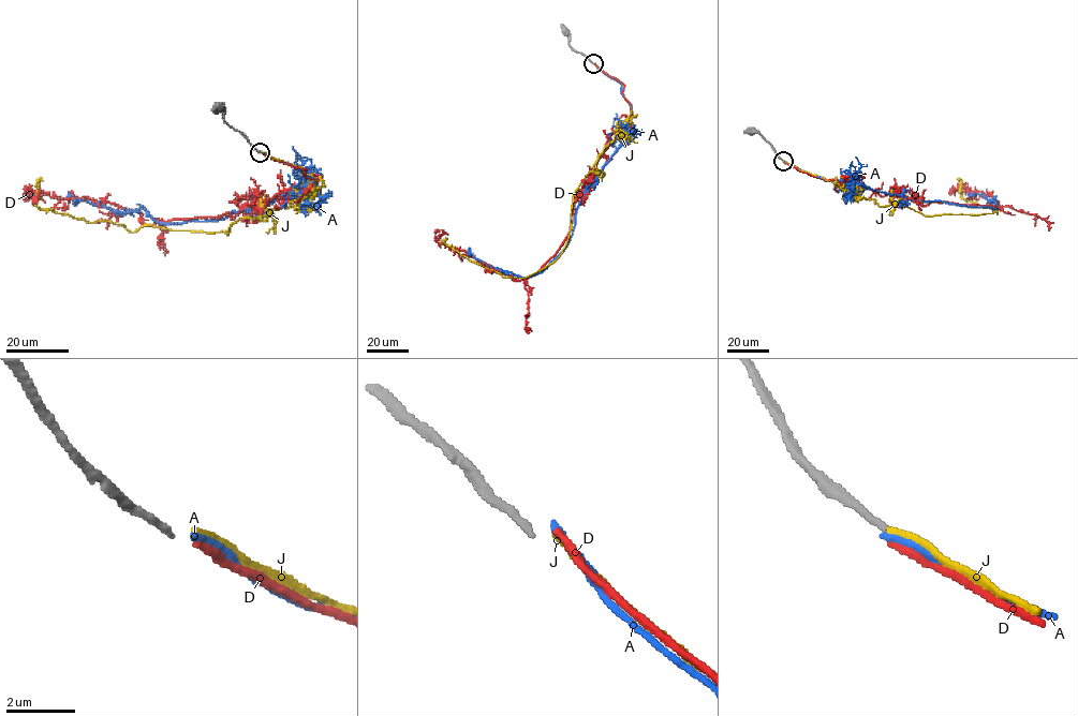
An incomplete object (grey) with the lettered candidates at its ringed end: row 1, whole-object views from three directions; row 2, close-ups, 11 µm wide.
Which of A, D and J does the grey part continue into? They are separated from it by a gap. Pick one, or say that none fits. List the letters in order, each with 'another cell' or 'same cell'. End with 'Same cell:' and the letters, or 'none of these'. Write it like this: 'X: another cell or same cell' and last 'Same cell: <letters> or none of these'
A: another cell
D: another cell
J: another cell
Same cell: none of these

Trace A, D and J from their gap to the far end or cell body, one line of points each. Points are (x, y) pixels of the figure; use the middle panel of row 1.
A: (594, 63), (621, 84), (631, 114), (622, 145), (585, 192), (566, 245), (525, 277), (463, 258)
D: (594, 63), (623, 85), (631, 115), (574, 203), (559, 249), (516, 280), (437, 241), (447, 235)
J: (594, 63), (621, 84), (630, 115), (573, 196), (559, 256), (525, 278), (505, 278), (462, 256), (446, 238)

